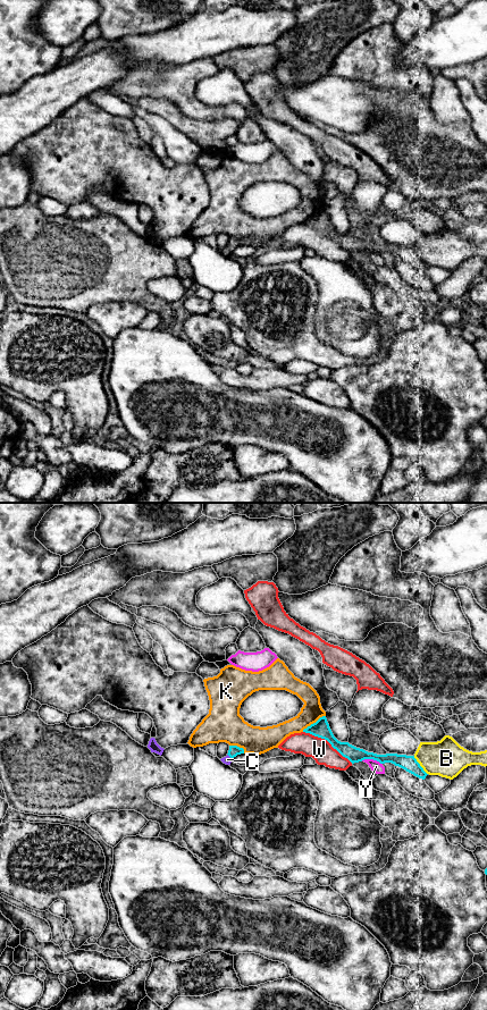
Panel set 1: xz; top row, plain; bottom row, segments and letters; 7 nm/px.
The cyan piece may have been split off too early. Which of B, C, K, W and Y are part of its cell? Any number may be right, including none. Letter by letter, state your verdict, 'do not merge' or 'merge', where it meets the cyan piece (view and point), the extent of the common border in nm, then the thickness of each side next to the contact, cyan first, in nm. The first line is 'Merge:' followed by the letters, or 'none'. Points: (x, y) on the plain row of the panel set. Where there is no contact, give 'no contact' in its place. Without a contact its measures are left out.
Merge: C
B: do not merge | xz (419, 257) | 170 nm | 110/260 nm
C: merge | xz (229, 247) | 50 nm | 80/60 nm
K: do not merge | xz (313, 215) | 200 nm | 120/150 nm
W: do not merge | xz (328, 233) | 420 nm | 120/160 nm
Y: do not merge | xz (371, 250) | 150 nm | 110/80 nm

